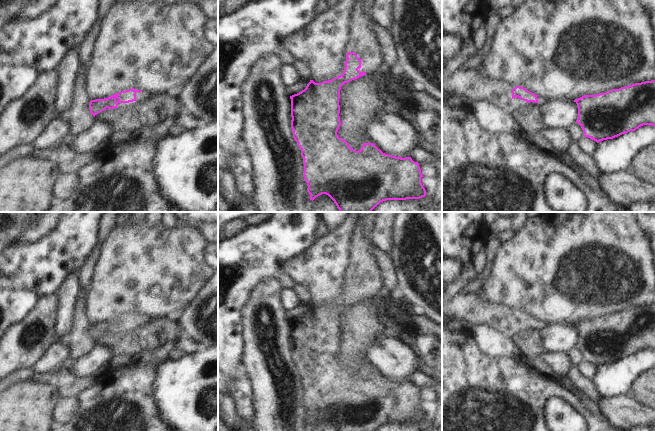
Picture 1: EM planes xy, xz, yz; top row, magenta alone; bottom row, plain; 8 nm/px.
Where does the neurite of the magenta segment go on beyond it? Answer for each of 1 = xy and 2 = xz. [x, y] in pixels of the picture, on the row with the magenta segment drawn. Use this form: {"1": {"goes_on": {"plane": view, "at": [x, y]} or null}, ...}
{"1": {"goes_on": {"plane": "xy", "at": [140, 96]}}, "2": {"goes_on": {"plane": "xz", "at": [360, 20]}}}

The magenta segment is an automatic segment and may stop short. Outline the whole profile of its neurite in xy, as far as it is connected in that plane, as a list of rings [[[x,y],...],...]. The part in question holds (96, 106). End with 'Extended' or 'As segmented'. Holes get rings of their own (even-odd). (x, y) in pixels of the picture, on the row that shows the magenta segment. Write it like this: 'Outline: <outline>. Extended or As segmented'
Outline: [[[132,88],[116,93],[108,98],[91,100],[89,103],[89,110],[91,115],[95,117],[96,114],[104,111],[106,108],[117,108],[119,103],[129,103],[133,101],[142,102],[150,98],[150,96],[150,93]]]. Extended

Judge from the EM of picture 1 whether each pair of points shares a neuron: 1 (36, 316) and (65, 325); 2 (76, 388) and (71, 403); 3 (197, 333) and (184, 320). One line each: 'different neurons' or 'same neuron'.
1: different neurons
2: different neurons
3: same neuron

